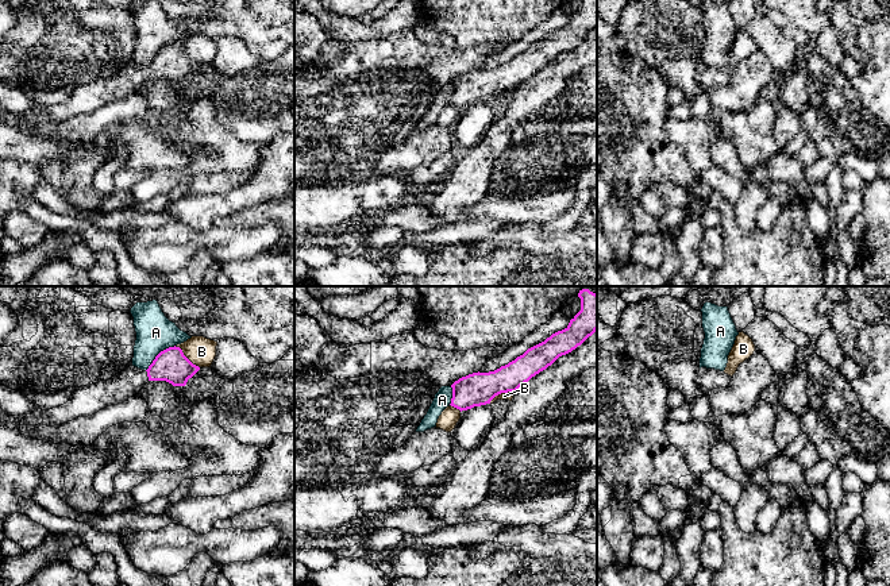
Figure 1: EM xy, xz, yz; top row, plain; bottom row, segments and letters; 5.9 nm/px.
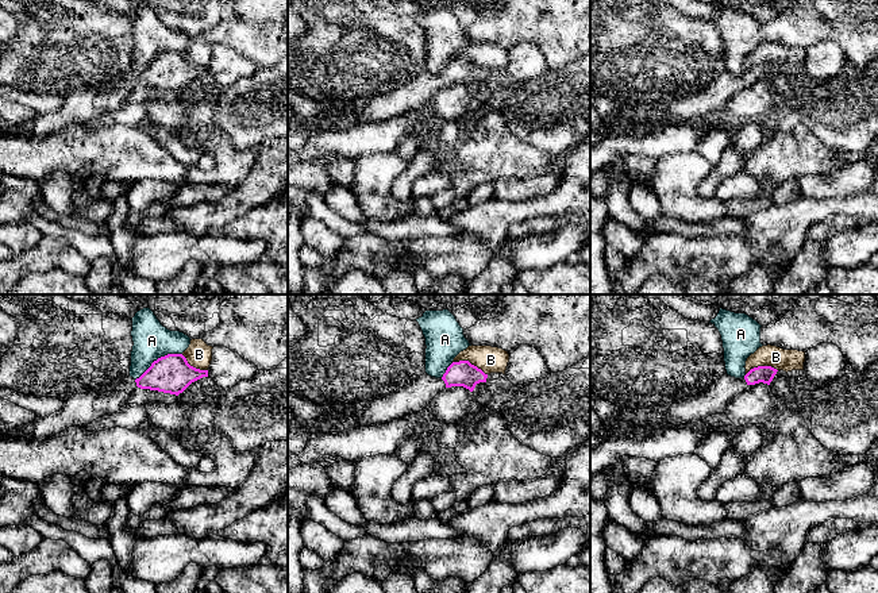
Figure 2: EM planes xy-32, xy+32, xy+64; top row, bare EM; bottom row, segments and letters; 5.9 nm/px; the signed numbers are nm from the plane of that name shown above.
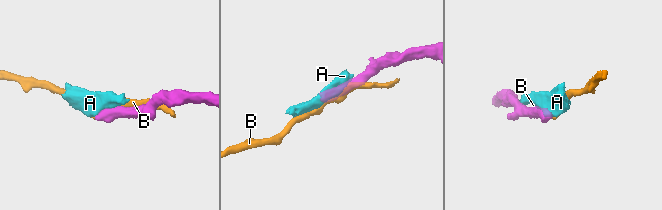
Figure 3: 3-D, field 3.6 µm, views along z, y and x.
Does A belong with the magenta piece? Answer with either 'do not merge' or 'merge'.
do not merge

